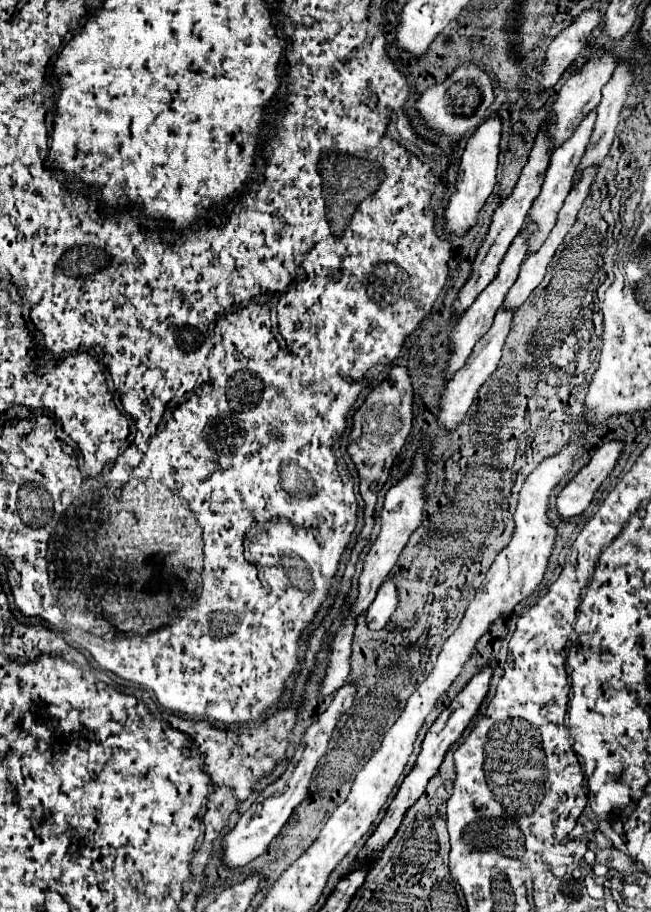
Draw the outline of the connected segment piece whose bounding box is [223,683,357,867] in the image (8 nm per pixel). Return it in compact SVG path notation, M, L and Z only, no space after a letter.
M347 683L343 685L333 703L329 705L329 709L325 713L319 715L319 721L313 723L305 737L301 739L301 747L295 751L287 771L275 781L271 783L255 803L259 803L261 807L255 807L255 803L251 805L251 809L247 813L243 813L243 817L239 819L239 823L227 833L227 837L223 839L223 859L227 863L227 867L243 867L247 865L251 859L259 857L267 847L269 843L279 835L281 827L285 825L285 821L291 817L293 809L307 797L309 793L309 785L311 785L311 777L313 777L313 771L321 759L321 755L325 755L327 747L329 747L329 741L331 741L331 735L333 735L333 729L339 721L339 717L353 707L353 701L355 701L355 689L357 685L355 683Z

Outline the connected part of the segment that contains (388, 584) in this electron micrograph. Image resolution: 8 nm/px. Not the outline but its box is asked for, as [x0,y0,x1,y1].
[367,579,399,629]

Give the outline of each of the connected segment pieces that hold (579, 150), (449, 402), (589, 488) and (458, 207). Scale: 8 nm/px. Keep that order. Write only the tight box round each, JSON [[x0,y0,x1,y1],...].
[[529,109,597,253],[437,307,517,429],[557,441,625,519],[445,113,503,235]]

